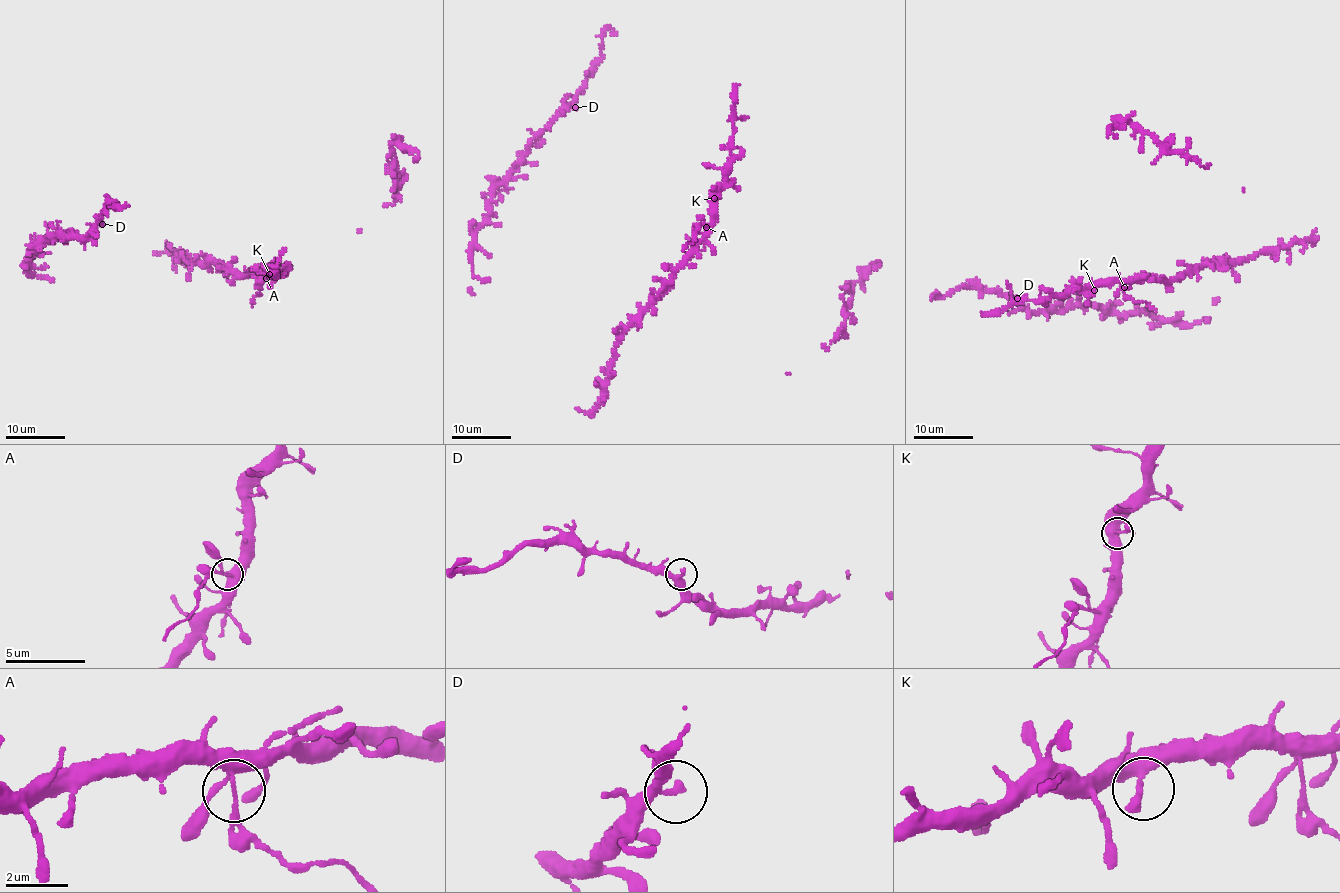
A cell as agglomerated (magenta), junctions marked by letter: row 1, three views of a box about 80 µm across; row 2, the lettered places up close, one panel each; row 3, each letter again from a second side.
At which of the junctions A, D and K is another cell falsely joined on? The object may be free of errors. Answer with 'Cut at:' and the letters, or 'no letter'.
Cut at: A

